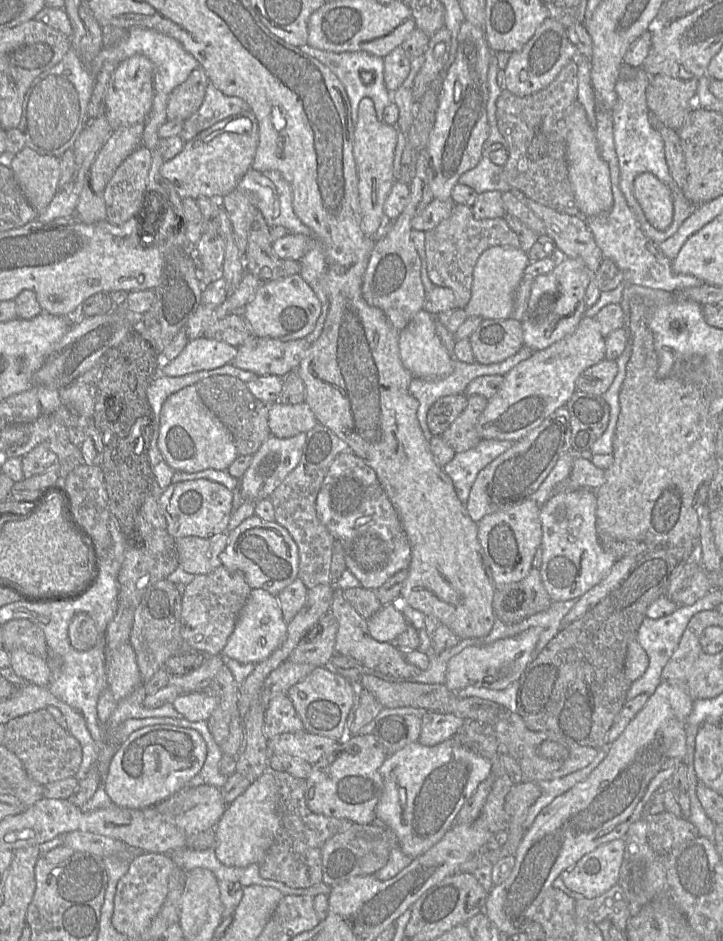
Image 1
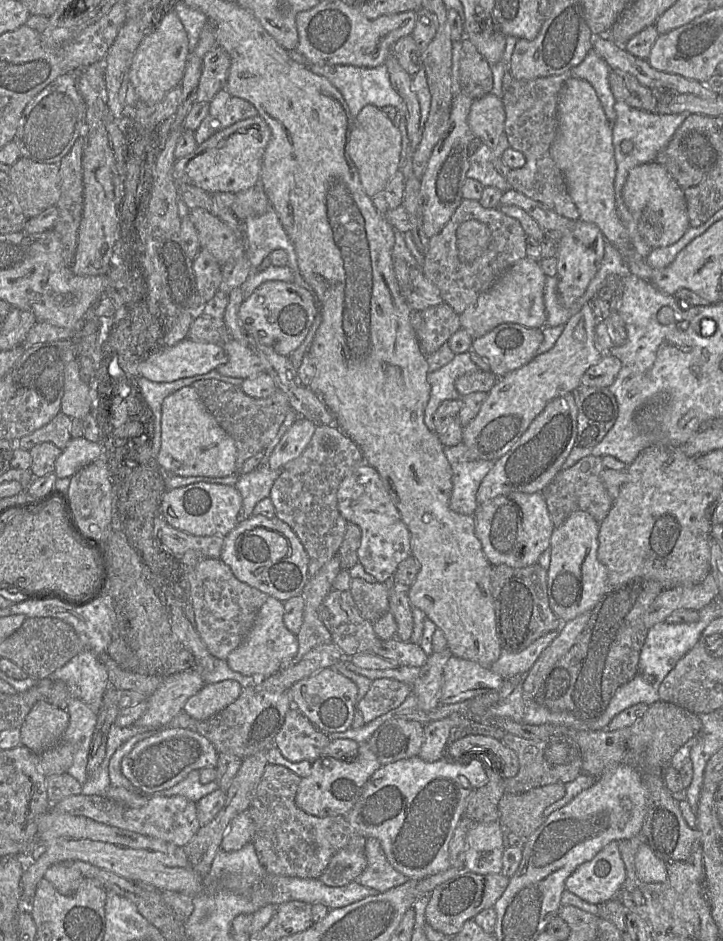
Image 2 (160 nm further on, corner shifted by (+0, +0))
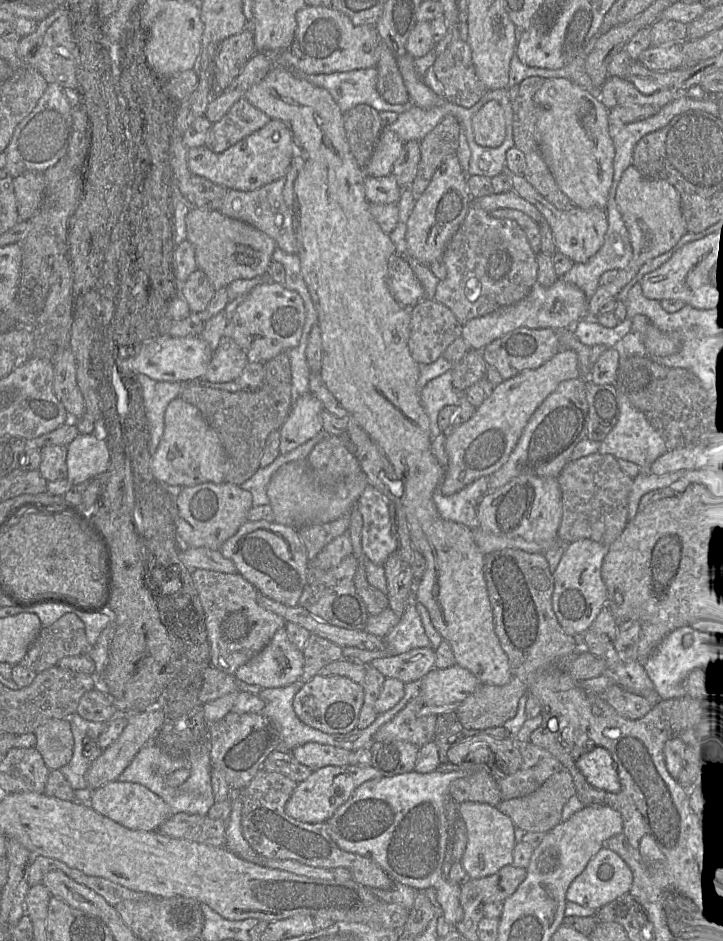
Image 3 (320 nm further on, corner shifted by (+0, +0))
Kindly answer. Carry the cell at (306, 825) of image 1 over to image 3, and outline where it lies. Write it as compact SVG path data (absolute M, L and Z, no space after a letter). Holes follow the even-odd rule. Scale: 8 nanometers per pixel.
M260 769L249 784L242 789L241 827L251 848L261 856L286 860L320 868L346 868L352 879L369 889L389 890L393 880L370 858L339 848L331 839L326 823L298 821L285 812L285 804L297 782L280 774Z

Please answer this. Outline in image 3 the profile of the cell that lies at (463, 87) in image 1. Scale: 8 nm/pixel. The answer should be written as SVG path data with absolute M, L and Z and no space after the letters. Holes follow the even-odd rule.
M456 153L443 160L423 194L416 200L408 219L406 255L424 265L429 265L432 261L442 258L447 244L463 222L472 201L467 178Z

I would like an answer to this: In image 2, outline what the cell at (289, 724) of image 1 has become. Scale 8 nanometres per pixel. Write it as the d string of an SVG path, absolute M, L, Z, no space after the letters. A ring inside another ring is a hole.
M292 707L275 737L275 747L291 762L315 762L330 743L326 734L317 729L296 707Z

